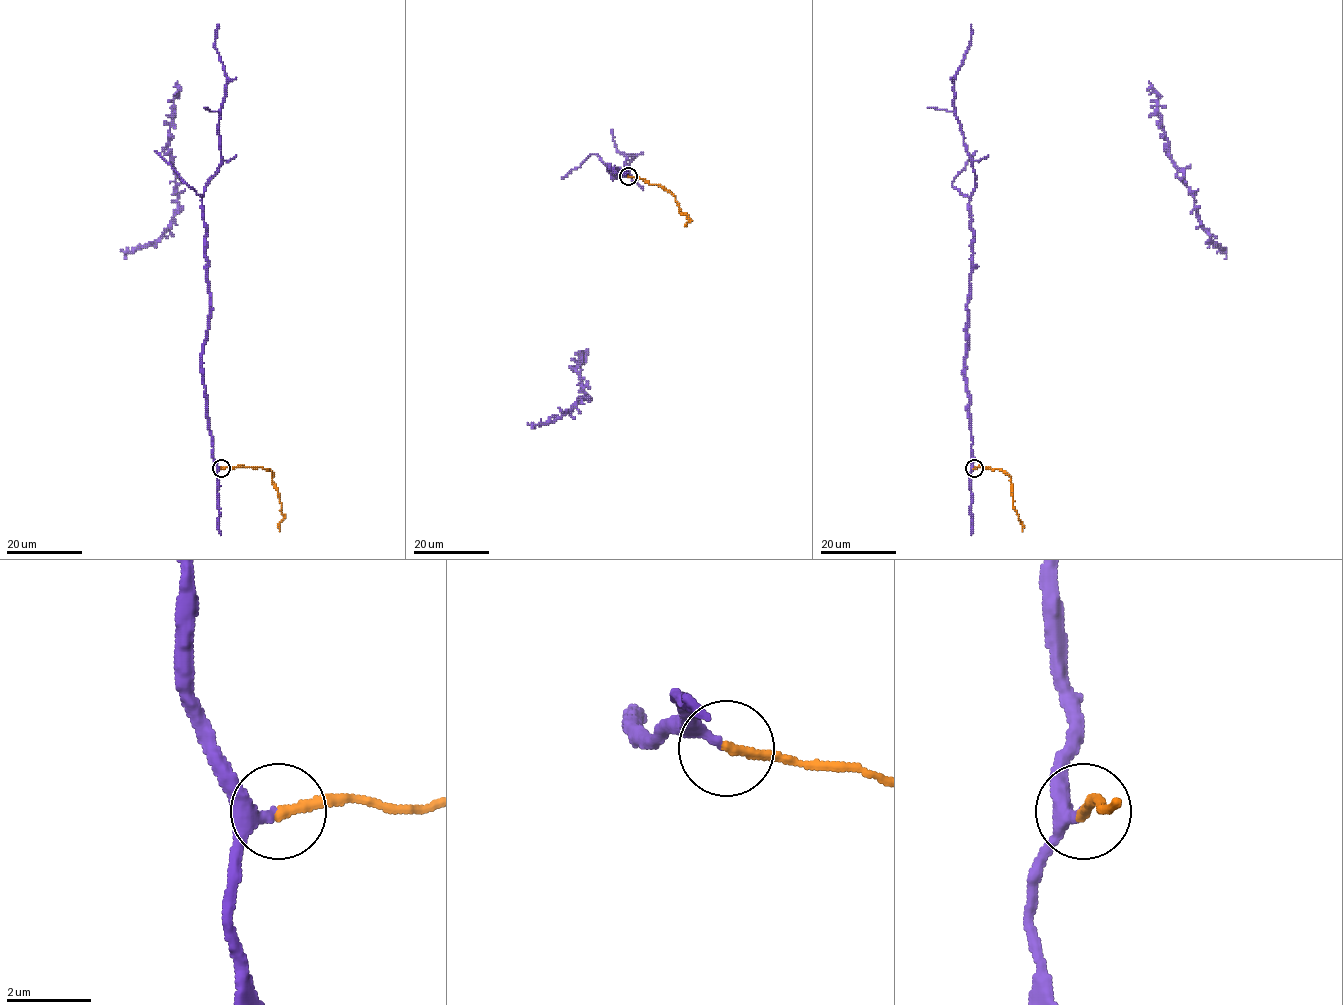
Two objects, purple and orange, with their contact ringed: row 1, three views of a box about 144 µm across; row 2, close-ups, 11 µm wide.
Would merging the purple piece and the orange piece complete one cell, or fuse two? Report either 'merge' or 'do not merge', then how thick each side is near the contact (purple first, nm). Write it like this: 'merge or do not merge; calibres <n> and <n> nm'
merge; calibres 200 and 240 nm

